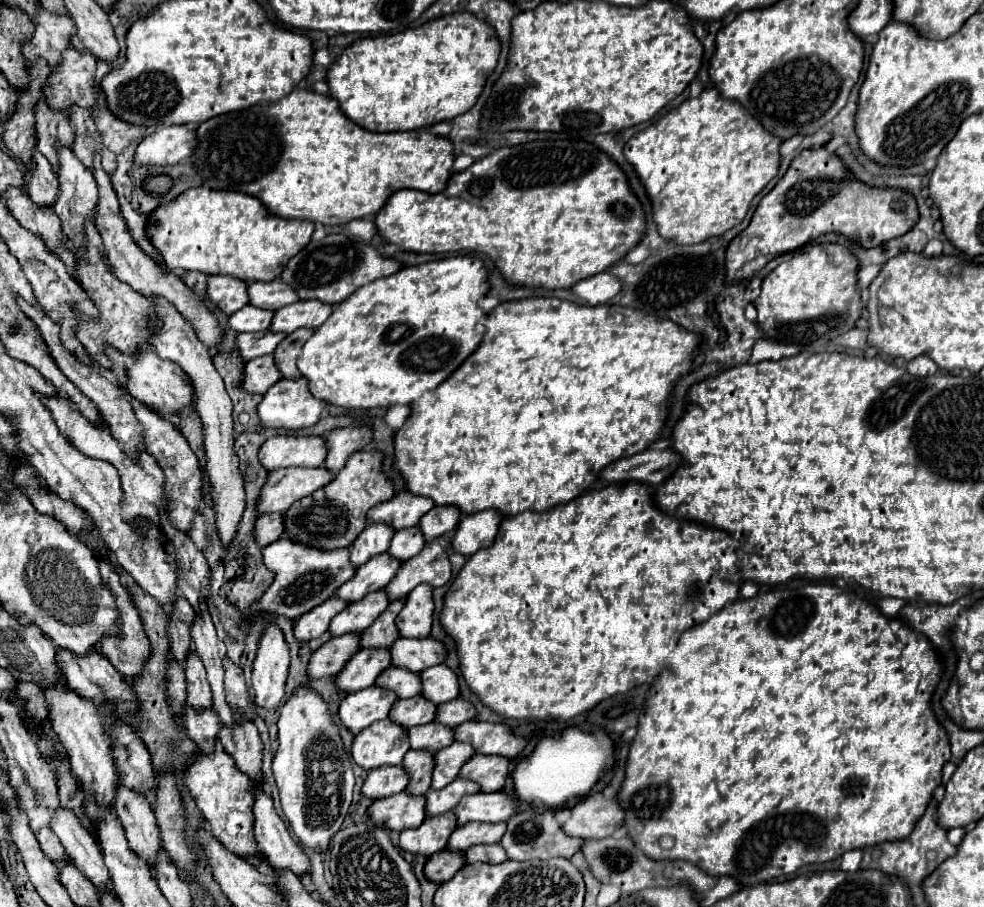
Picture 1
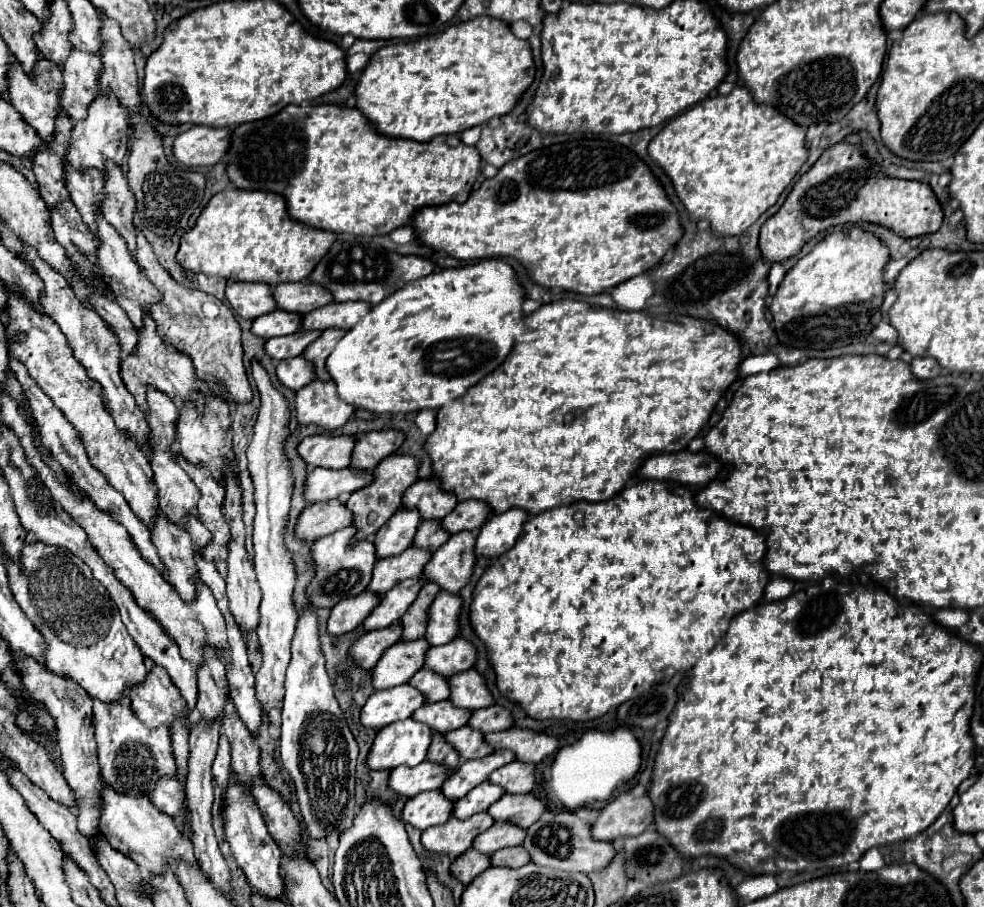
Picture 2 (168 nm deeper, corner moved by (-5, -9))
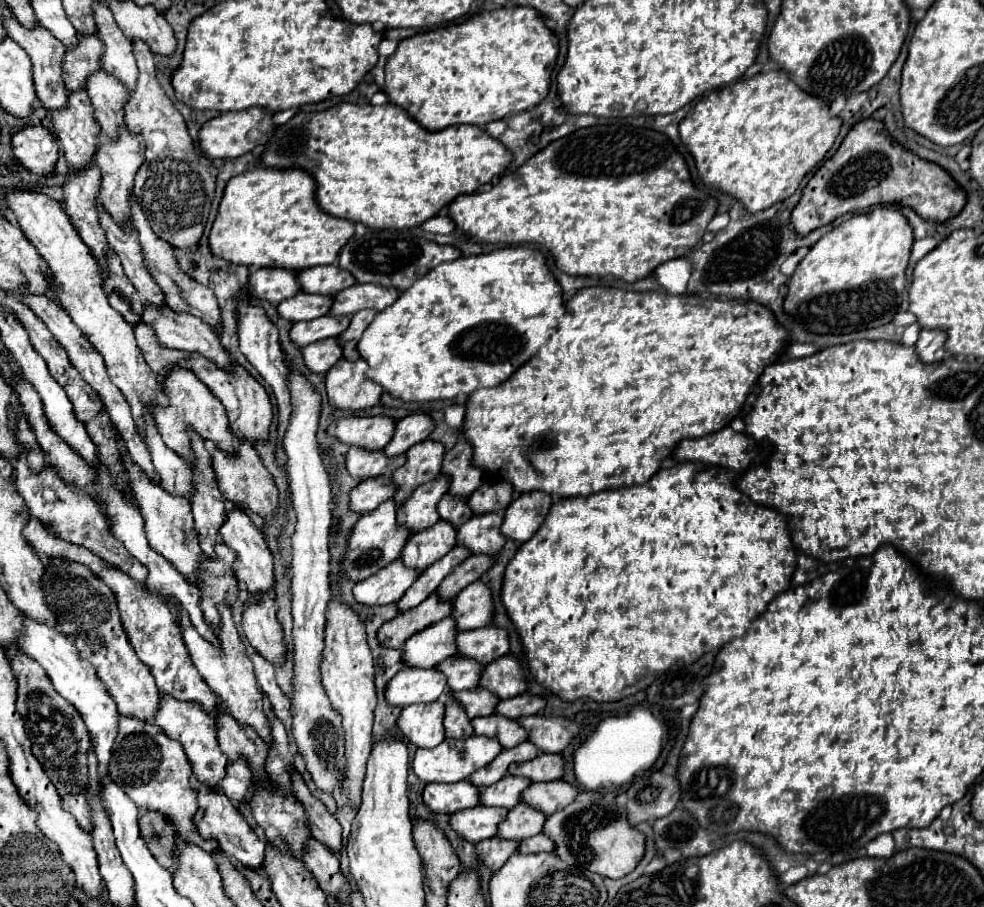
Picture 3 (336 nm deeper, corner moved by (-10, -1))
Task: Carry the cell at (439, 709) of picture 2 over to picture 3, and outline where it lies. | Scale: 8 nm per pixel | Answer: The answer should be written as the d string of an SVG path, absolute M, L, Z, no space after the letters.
M474 688L474 690L462 690L462 692L454 692L452 694L456 698L456 702L460 706L464 706L466 716L468 718L476 718L476 716L490 716L494 712L494 706L498 702L498 698L482 688Z

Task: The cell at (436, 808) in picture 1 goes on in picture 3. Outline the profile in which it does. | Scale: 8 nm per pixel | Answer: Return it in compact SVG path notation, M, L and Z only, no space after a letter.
M506 774L502 780L498 780L492 786L480 788L480 804L482 806L504 806L512 808L518 802L520 792L530 784L528 778L522 776L510 776Z

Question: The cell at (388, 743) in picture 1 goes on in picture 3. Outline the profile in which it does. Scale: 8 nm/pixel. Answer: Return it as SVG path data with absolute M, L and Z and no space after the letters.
M442 700L430 704L412 704L400 712L396 726L406 738L406 742L418 748L434 748L444 740L442 718L444 718Z

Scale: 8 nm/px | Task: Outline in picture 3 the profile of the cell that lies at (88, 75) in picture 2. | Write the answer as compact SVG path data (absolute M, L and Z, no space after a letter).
M96 70L86 78L86 90L92 100L94 118L102 128L102 134L114 138L118 126L124 124L124 102L128 98L128 88L106 70Z

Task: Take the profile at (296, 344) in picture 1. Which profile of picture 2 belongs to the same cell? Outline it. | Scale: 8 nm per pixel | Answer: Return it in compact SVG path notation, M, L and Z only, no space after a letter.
M329 328L329 330L323 332L321 338L317 338L317 342L313 342L313 344L309 346L309 350L305 350L303 356L315 364L315 368L317 368L317 378L319 378L319 380L331 380L331 374L329 374L327 368L325 368L325 360L327 360L327 356L331 354L331 350L335 348L335 344L337 344L345 334L347 334L347 332L341 330L341 328Z

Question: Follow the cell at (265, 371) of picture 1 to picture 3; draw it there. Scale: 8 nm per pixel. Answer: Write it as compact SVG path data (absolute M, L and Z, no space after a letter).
M326 338L326 340L314 342L310 346L304 346L302 358L310 372L326 374L342 358L342 350L340 350L336 338Z

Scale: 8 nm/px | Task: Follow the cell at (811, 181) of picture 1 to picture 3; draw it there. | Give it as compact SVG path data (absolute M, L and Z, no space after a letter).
M866 118L850 128L846 138L842 140L836 154L826 160L810 178L806 188L802 190L802 198L798 206L792 210L792 226L798 236L808 236L818 226L830 224L834 218L846 214L864 210L876 204L898 204L898 206L910 206L922 220L926 222L946 222L954 218L966 204L964 190L950 178L946 170L942 170L938 164L926 162L908 150L904 150L900 144L896 144L884 130L884 126L878 120Z

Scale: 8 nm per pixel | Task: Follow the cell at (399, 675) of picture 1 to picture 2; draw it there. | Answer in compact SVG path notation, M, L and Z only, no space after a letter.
M421 668L415 678L409 680L411 686L415 686L417 690L421 690L427 696L427 702L441 702L449 698L449 678L429 670L429 668Z

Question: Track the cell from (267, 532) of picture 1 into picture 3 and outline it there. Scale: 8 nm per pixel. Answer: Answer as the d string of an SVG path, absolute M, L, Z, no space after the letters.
M378 476L378 478L362 480L348 494L350 510L356 514L366 514L366 512L374 510L376 506L380 506L382 502L386 502L388 498L392 498L394 490L396 488L394 488L390 476Z

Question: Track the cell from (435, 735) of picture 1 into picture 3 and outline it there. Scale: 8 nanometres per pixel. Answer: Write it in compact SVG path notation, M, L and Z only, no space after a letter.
M492 714L484 718L474 718L472 726L474 726L474 734L496 738L502 744L502 748L514 748L516 744L526 740L526 730L516 720L504 716Z

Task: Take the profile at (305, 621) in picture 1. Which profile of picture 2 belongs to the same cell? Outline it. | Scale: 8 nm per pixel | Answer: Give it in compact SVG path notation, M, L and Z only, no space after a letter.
M371 590L345 598L343 602L333 606L329 622L327 622L327 630L335 636L355 630L373 612L373 608L379 604L379 600L381 600L381 596L373 594Z

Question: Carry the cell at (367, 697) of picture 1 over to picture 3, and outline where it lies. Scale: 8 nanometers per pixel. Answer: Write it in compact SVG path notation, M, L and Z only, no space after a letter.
M402 668L386 686L384 698L390 706L426 704L438 700L446 690L446 678L436 668Z

